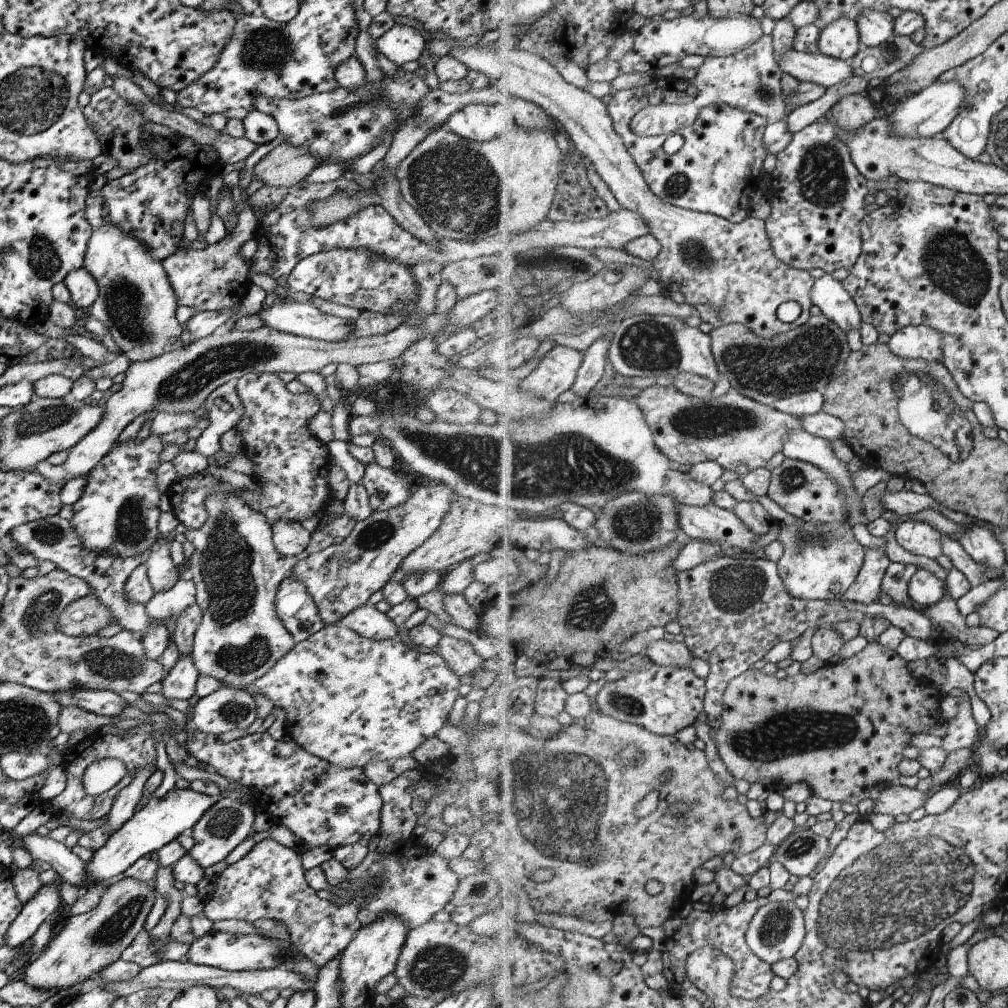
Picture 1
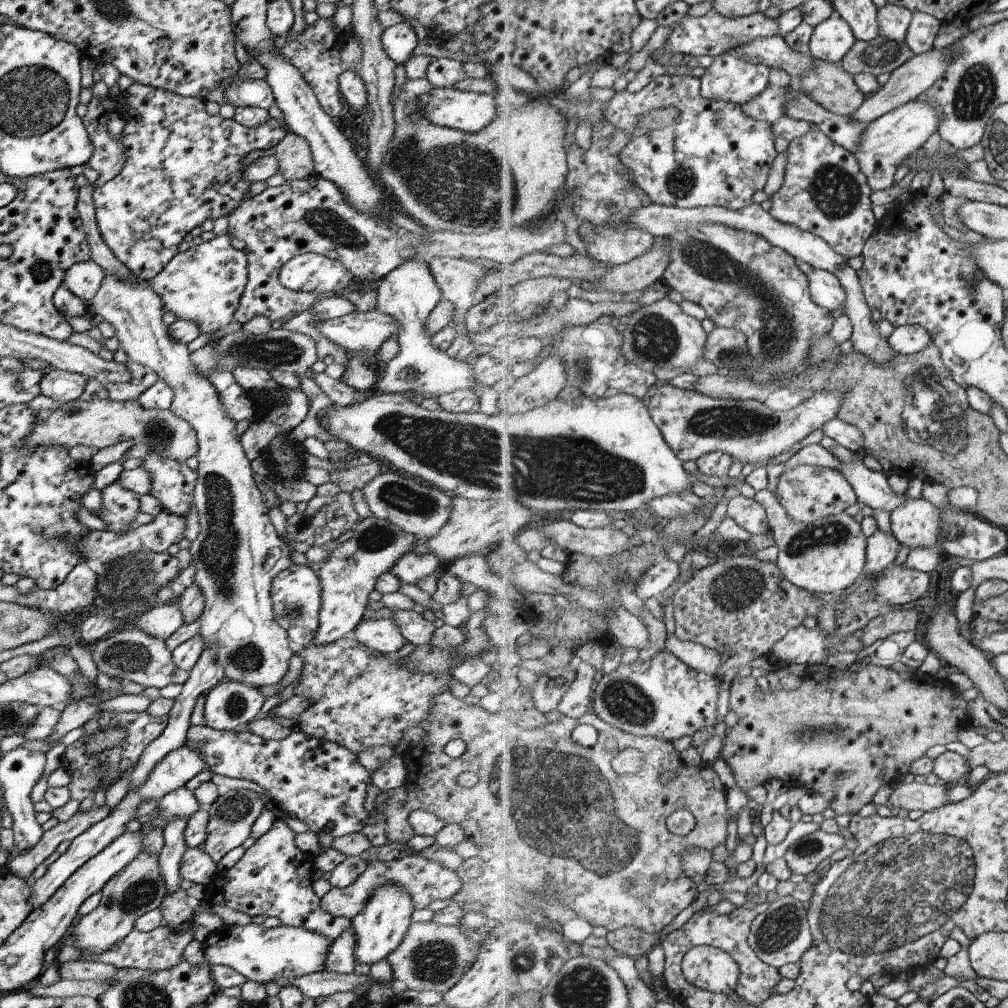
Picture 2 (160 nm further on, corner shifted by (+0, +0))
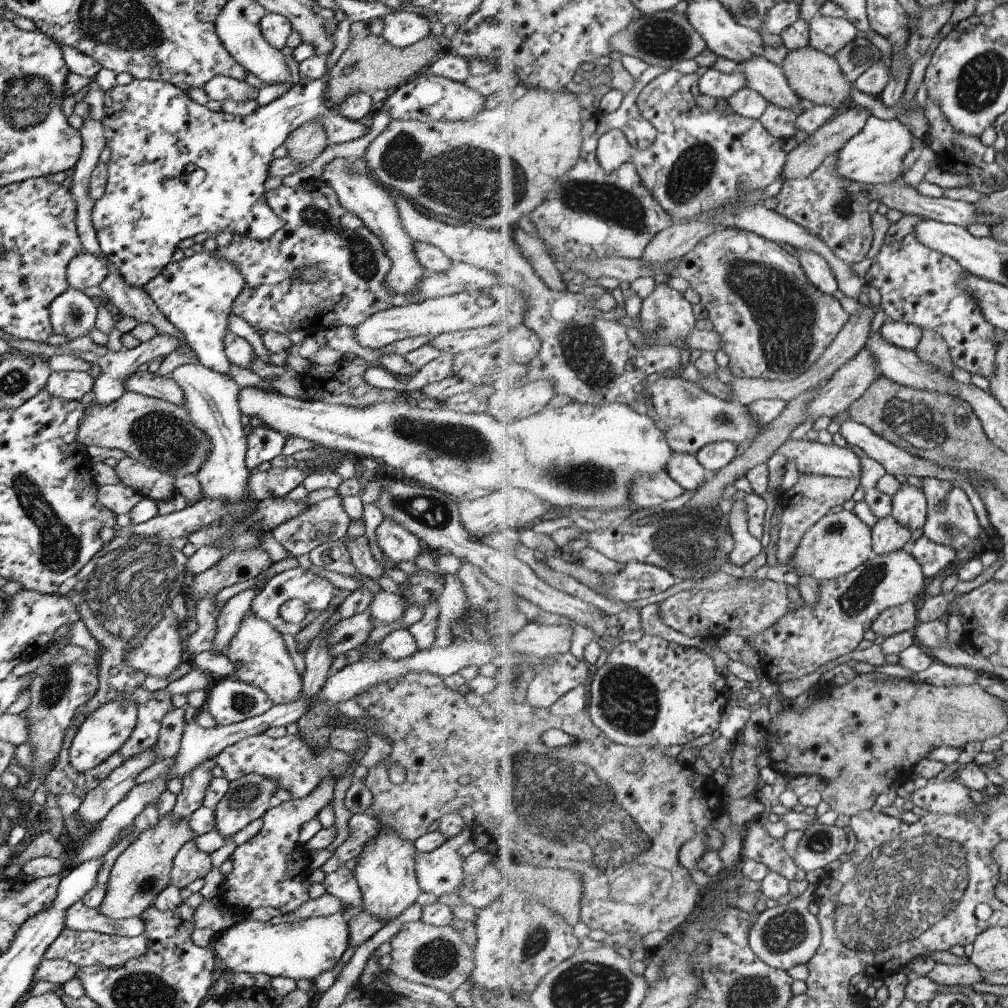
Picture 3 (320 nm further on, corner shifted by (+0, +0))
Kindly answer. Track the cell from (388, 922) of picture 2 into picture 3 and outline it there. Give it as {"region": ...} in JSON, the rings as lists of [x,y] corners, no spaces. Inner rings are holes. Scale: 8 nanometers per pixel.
{"region":[[[379,824],[376,835],[363,844],[353,870],[361,891],[362,912],[378,916],[386,925],[415,902],[421,892],[414,873],[416,853],[414,841],[402,839],[393,829],[386,829]]]}

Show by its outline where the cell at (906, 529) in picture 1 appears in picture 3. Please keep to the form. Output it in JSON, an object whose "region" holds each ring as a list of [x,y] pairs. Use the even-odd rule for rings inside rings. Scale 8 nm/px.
{"region":[[[907,482],[902,484],[901,490],[894,496],[892,514],[904,527],[917,530],[923,526],[925,529],[929,514],[926,494],[920,488],[913,487]]]}

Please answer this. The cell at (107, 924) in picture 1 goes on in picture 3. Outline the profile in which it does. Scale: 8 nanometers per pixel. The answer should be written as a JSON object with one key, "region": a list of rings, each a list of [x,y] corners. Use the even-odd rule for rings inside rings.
{"region":[[[171,811],[158,816],[158,821],[149,828],[140,830],[133,841],[115,859],[107,882],[105,884],[105,894],[97,912],[107,918],[117,920],[127,917],[137,917],[147,906],[152,905],[155,897],[168,884],[168,872],[170,871],[175,853],[186,842],[195,840],[194,832],[189,828],[188,819],[174,819]]]}

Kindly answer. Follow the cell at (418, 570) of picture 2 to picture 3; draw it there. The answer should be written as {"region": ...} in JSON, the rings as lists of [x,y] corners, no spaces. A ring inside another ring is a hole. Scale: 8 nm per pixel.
{"region":[[[387,517],[382,518],[374,530],[374,534],[379,550],[393,564],[403,562],[403,560],[413,561],[423,547],[416,536]]]}

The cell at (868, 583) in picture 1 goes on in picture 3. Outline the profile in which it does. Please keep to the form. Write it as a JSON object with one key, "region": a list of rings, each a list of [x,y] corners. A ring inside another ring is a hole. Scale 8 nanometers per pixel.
{"region":[[[893,514],[879,519],[874,526],[873,540],[875,554],[882,555],[898,551],[911,540],[913,530],[904,527]]]}

